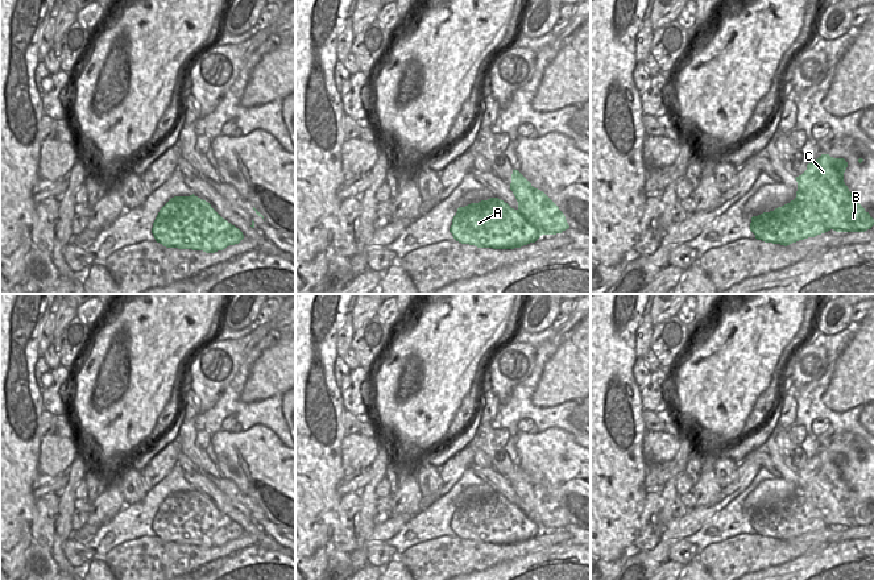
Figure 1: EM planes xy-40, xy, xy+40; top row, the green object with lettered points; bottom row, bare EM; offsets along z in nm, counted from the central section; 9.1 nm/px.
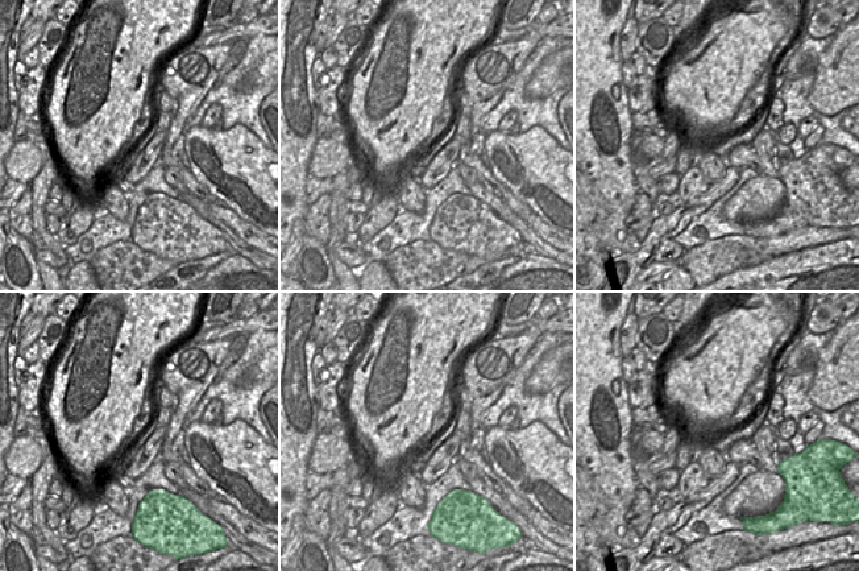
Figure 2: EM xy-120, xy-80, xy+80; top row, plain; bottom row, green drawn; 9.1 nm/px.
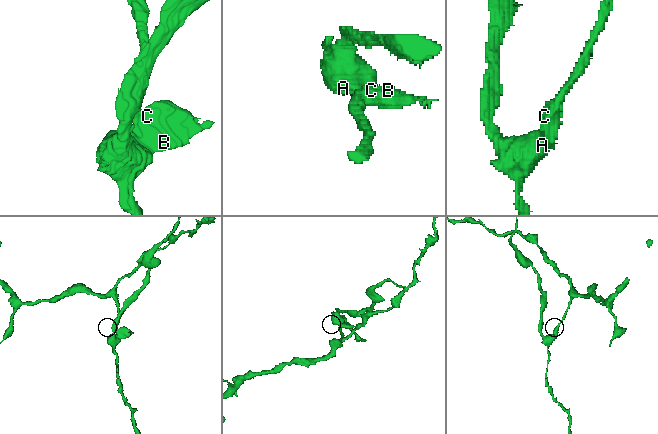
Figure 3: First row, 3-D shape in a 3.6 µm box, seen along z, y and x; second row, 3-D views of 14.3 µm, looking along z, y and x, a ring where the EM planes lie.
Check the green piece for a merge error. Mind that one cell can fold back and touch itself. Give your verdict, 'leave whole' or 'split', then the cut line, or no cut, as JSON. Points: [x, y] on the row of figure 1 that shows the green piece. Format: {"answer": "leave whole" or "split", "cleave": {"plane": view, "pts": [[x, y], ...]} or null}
{"answer": "split", "cleave": {"plane": "xy", "pts": [[504, 203], [508, 211], [517, 210], [542, 233]]}}

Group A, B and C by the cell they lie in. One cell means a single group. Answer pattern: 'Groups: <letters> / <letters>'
Groups: A / B C

